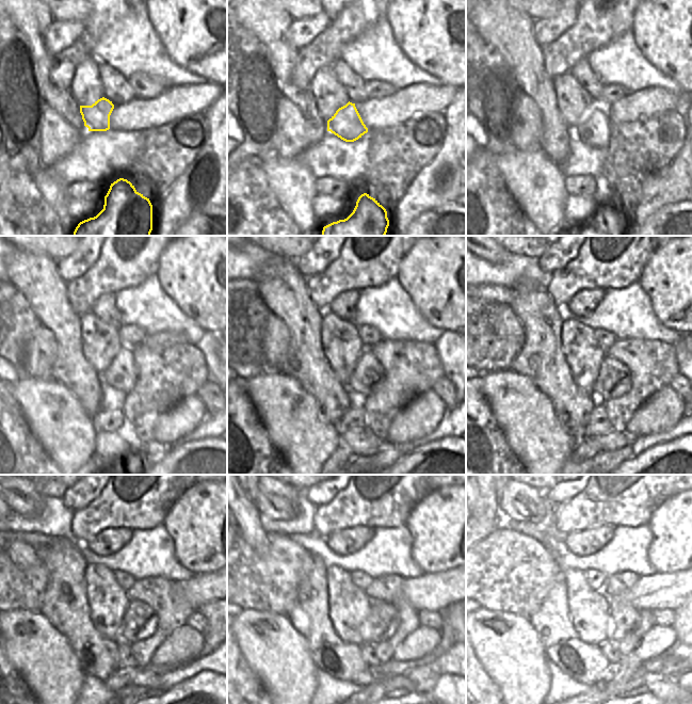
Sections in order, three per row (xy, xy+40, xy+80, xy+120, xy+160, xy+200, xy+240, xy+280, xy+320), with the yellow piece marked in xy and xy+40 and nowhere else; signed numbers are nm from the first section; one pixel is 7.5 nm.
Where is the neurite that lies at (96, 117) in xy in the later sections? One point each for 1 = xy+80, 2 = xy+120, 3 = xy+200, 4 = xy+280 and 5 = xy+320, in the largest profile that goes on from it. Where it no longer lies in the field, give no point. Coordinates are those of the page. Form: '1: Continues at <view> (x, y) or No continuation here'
1: Continues at xy+80 (595, 131)
2: Continues at xy+120 (122, 374)
3: Continues at xy+200 (613, 380)
4: Continues at xy+280 (383, 620)
5: Continues at xy+320 (625, 620)

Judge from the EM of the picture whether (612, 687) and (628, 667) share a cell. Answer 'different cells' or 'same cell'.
different cells

